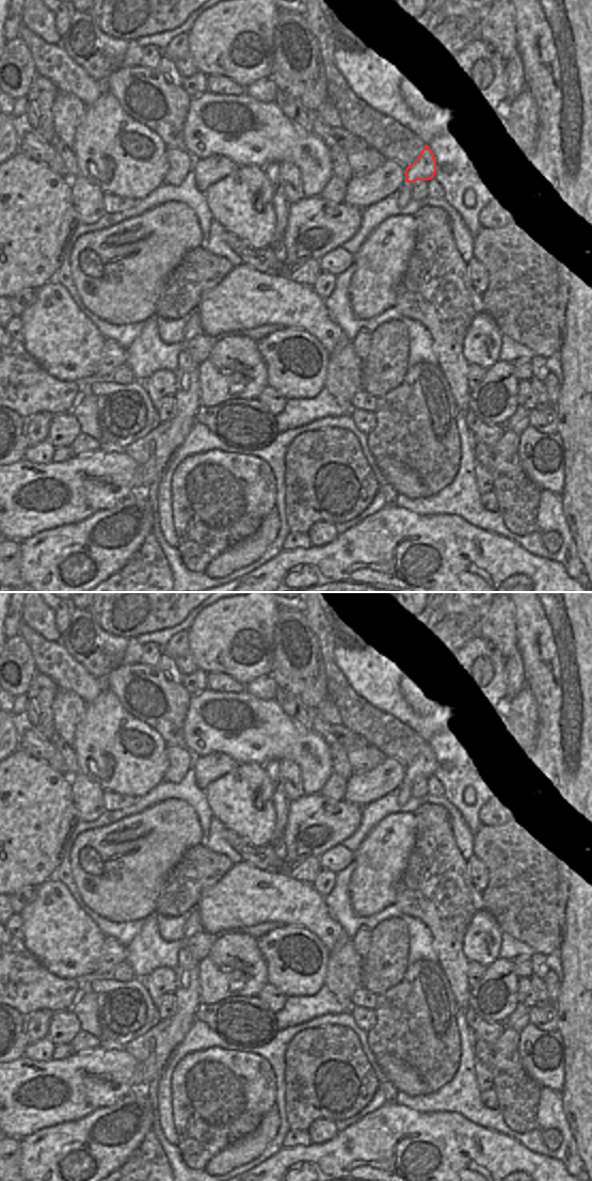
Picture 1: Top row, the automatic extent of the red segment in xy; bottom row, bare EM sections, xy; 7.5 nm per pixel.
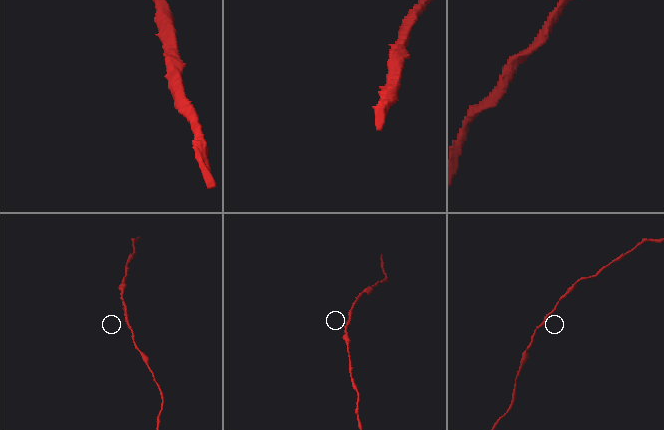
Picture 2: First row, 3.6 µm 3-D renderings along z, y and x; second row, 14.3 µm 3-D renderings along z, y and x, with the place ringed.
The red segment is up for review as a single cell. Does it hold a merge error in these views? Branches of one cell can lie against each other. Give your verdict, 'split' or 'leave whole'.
leave whole

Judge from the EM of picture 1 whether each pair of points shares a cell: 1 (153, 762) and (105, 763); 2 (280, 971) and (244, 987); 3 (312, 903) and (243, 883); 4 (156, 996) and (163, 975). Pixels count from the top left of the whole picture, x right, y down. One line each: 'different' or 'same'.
1: same
2: different
3: same
4: same

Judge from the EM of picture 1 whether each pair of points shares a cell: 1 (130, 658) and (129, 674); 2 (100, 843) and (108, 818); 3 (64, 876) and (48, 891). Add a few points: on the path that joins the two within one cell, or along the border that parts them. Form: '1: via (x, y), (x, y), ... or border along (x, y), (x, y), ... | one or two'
1: border along (139, 661), (123, 665) | two
2: border along (129, 816), (81, 832) | two
3: border along (54, 877), (68, 890), (75, 900) | two

